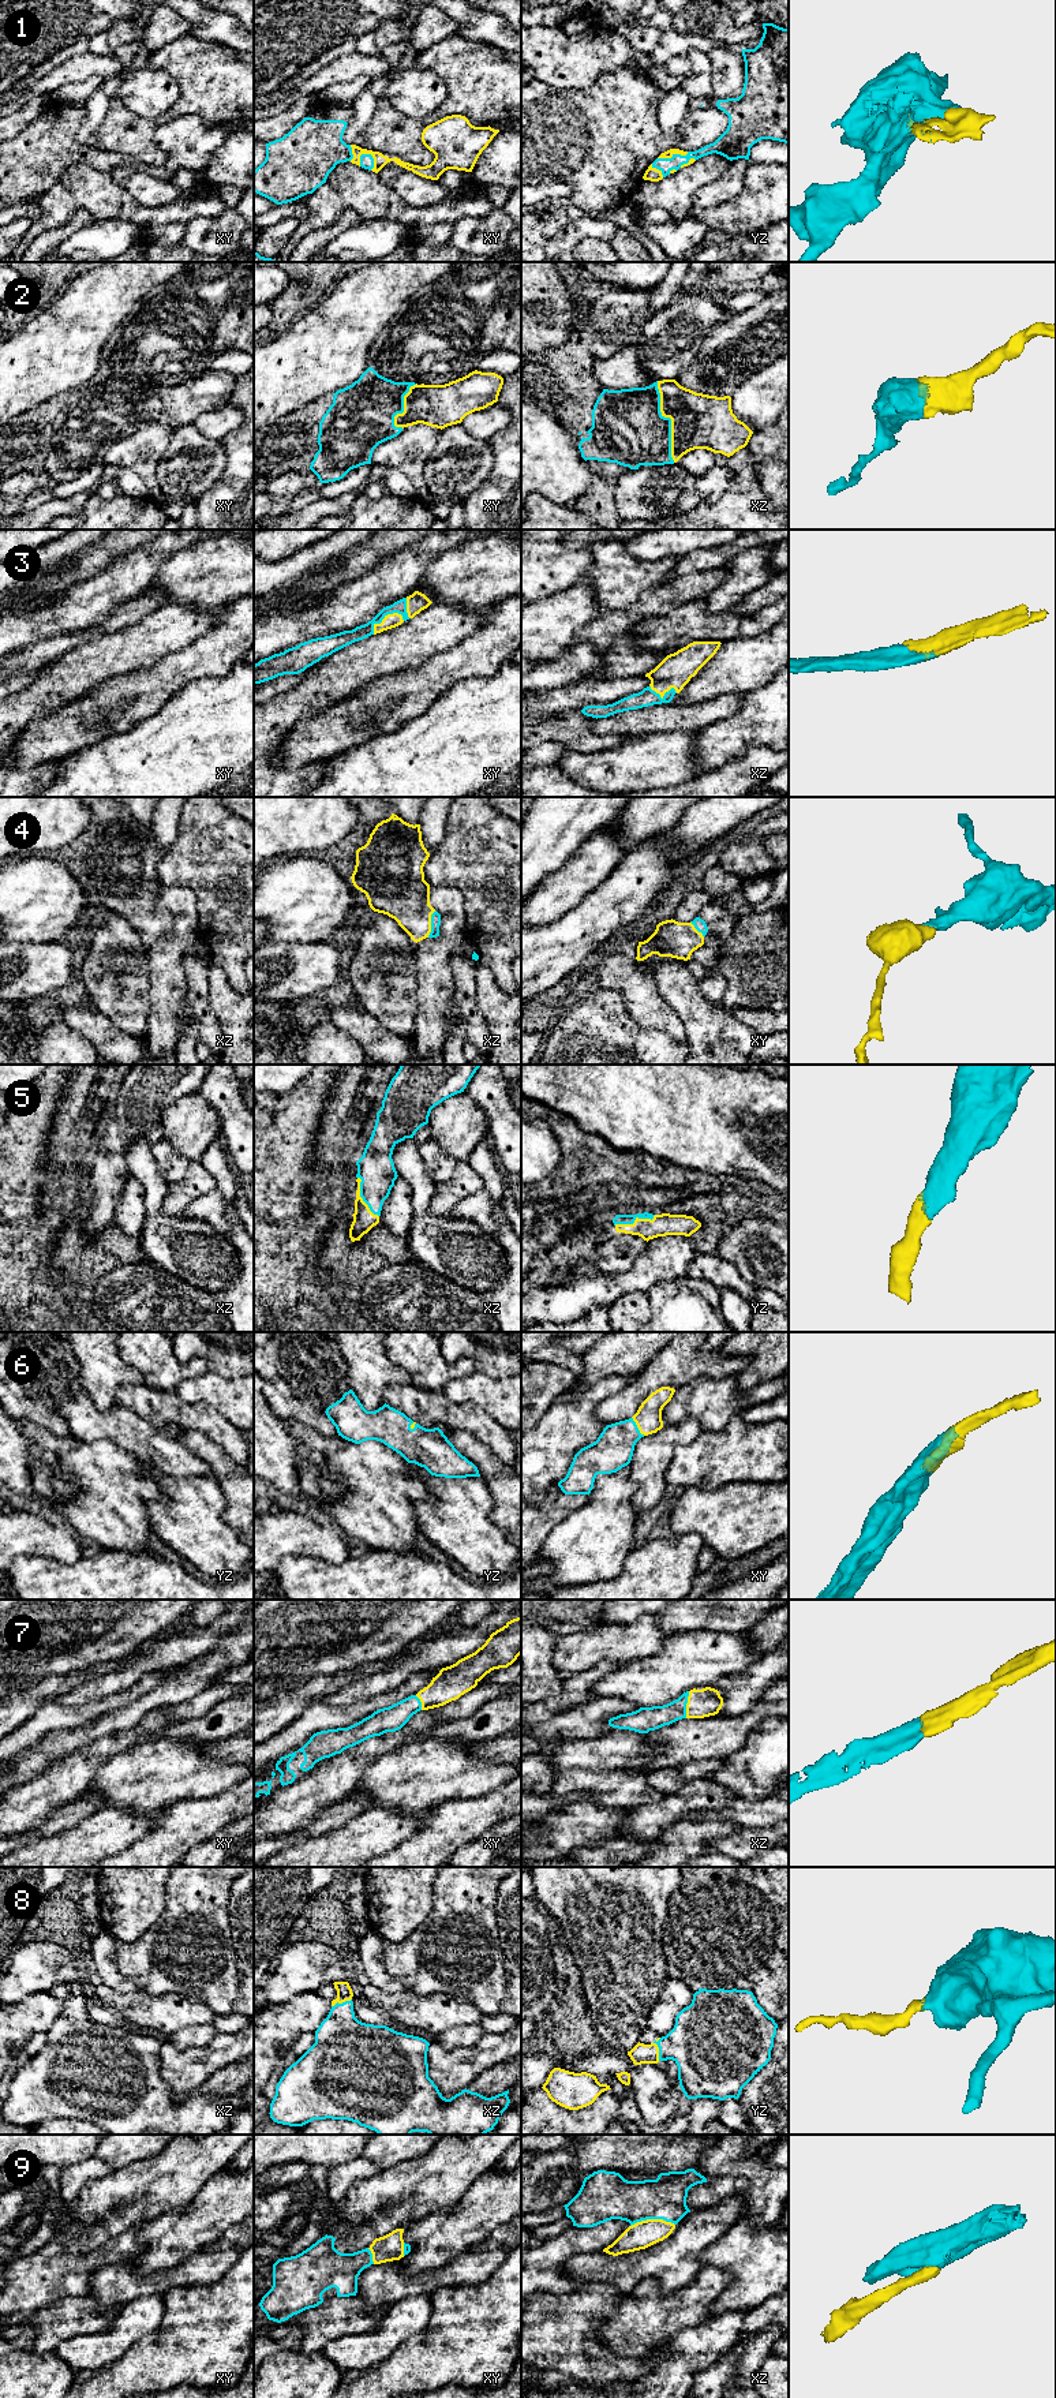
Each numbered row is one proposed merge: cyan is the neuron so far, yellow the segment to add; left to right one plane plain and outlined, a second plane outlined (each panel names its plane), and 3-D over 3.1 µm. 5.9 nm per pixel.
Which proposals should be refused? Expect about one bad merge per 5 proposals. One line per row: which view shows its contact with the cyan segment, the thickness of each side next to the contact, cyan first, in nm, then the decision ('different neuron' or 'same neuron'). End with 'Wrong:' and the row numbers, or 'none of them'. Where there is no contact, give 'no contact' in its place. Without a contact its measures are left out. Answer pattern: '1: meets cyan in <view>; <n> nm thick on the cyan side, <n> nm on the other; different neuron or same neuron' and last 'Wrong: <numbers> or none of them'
1: meets cyan in xy; 80 nm thick on the cyan side, 80 nm on the other; same neuron
2: meets cyan in xz; 420 nm thick on the cyan side, 320 nm on the other; same neuron
3: meets cyan in xy; 90 nm thick on the cyan side, 80 nm on the other; same neuron
4: meets cyan in xz; 60 nm thick on the cyan side, 300 nm on the other; same neuron
5: meets cyan in yz; 60 nm thick on the cyan side, 130 nm on the other; same neuron
6: meets cyan in xy; 240 nm thick on the cyan side, 160 nm on the other; same neuron
7: meets cyan in xz; 140 nm thick on the cyan side, 170 nm on the other; same neuron
8: meets cyan in yz; 380 nm thick on the cyan side, 120 nm on the other; same neuron
9: meets cyan in xz; 260 nm thick on the cyan side, 160 nm on the other; same neuron
Wrong: none of them

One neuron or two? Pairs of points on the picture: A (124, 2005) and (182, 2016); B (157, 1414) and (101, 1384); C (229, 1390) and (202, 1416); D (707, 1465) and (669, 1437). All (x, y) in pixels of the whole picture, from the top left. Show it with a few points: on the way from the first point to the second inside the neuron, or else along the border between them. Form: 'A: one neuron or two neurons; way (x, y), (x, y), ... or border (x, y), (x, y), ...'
A: one neuron; way (138, 2008), (150, 2012), (168, 2012)
B: two neurons; border (143, 1381), (123, 1384), (116, 1392), (116, 1402)
C: two neurons; border (179, 1398), (186, 1402), (209, 1403), (235, 1426)
D: two neurons; border (703, 1431), (692, 1441), (676, 1448), (665, 1474)

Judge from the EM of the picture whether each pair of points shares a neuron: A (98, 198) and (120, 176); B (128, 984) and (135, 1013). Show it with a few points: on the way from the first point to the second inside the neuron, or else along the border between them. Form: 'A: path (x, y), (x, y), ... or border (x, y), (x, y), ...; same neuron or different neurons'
A: border (109, 174), (138, 202); different neurons
B: path (128, 991), (128, 1006); same neuron

